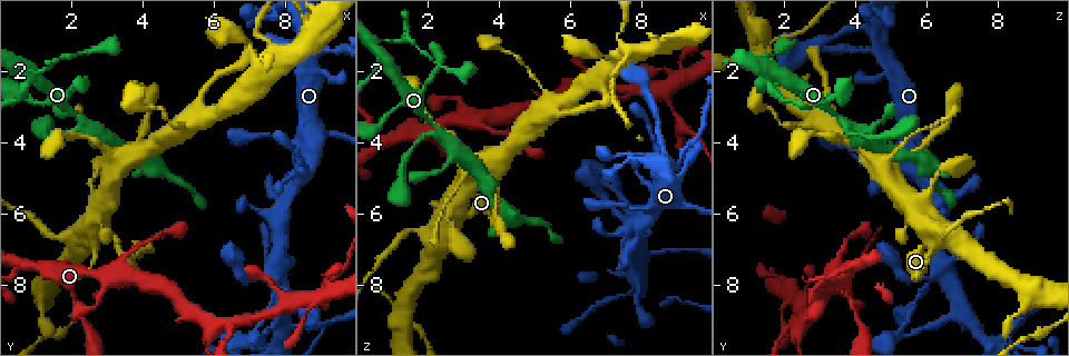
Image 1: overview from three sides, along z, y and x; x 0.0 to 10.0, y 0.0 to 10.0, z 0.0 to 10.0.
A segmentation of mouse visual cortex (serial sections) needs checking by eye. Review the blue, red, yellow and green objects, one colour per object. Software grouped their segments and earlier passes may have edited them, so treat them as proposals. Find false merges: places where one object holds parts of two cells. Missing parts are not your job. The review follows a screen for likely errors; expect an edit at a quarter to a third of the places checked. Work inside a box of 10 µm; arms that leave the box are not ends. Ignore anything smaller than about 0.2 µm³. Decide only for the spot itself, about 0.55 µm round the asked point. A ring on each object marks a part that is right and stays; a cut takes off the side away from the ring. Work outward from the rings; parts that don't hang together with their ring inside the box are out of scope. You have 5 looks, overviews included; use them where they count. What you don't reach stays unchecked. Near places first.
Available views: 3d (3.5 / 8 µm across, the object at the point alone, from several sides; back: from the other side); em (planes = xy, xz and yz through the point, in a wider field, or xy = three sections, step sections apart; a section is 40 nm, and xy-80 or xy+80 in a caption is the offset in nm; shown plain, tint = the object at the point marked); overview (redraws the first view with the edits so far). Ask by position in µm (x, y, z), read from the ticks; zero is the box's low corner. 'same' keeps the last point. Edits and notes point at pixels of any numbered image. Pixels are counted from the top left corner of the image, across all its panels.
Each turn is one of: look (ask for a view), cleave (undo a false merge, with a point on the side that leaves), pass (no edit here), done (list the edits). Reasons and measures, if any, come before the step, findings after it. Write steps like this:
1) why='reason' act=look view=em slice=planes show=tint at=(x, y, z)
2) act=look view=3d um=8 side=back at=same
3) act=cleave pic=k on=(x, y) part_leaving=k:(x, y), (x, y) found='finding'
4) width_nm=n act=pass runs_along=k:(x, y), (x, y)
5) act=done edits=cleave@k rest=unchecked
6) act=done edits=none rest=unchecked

why='sudden change in width' act=look view=3d um=8 at=(7.65, 1.65, 1.50)

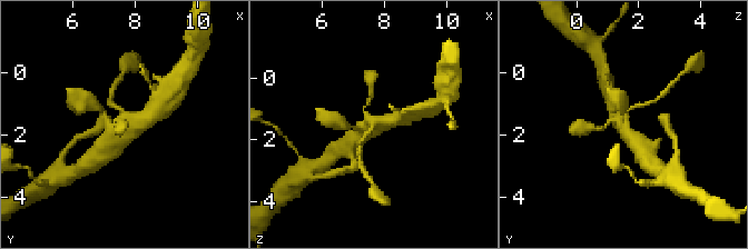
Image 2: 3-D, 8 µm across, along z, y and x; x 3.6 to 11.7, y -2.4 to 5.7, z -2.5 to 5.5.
why='shape alone is not enough' act=look view=em slice=xy step=2 show=tint at=same

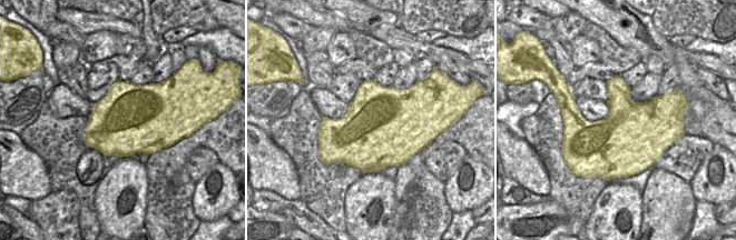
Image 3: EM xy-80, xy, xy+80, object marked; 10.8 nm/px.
act=pass runs_along=2:(104, 147), (122, 127), (153, 113) found='continuous, no second cell'

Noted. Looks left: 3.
why='a narrow waist' act=look view=3d um=8 at=(7.90, 8.55, 6.90)

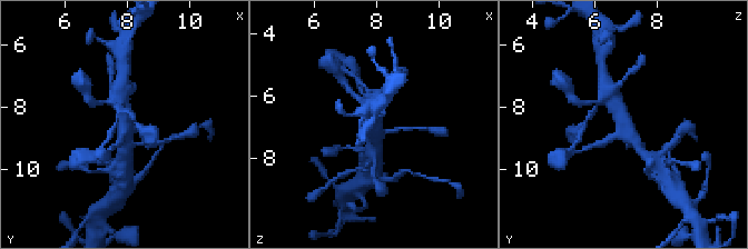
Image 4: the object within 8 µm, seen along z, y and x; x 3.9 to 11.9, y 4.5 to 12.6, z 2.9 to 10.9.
arms=3 arm_widths_nm=200,400,450 why='need the tissue' act=look view=em slice=planes show=tint at=same

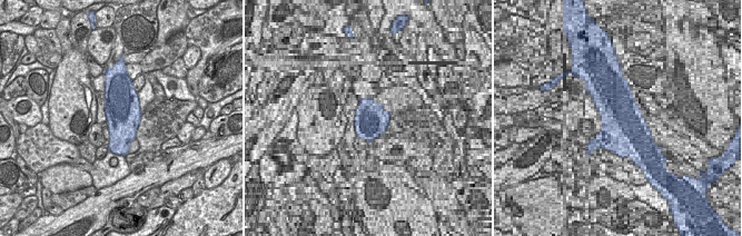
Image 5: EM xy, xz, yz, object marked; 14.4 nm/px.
width_nm=500 act=pass runs_along=4:(611, 96), (628, 132), (645, 153) found='one cell here'

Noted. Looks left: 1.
act=done edits=none rest=unchecked

